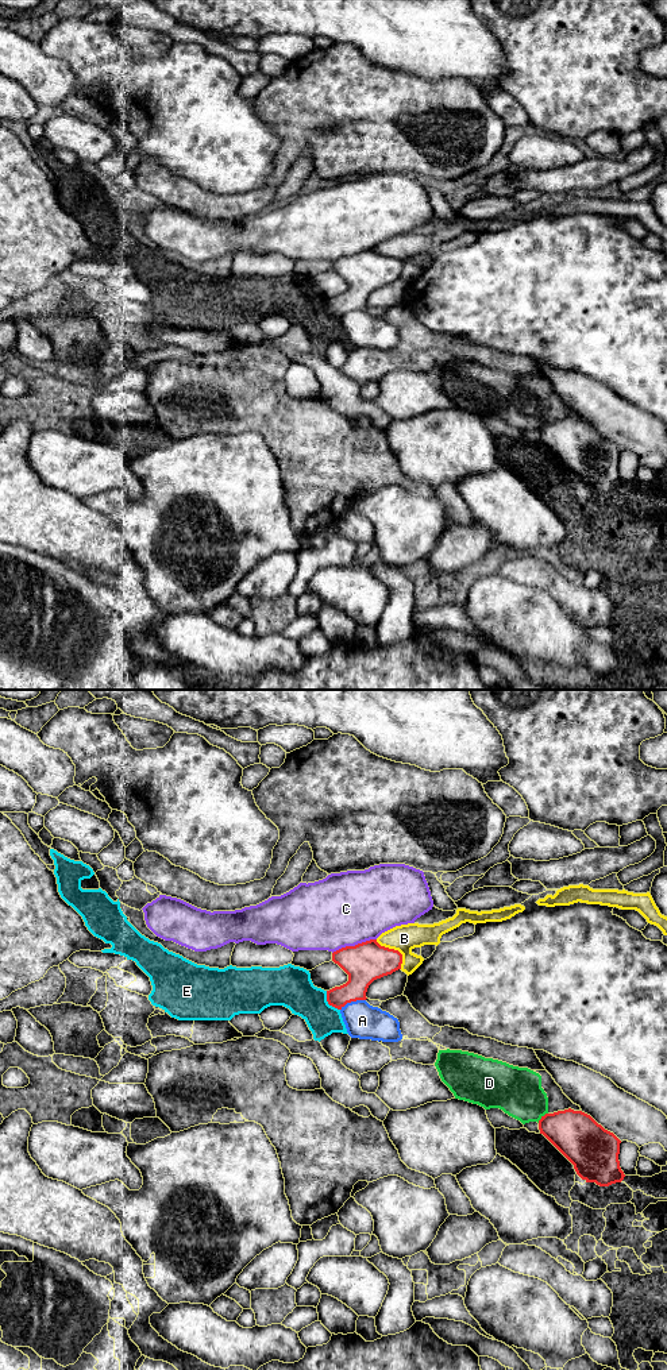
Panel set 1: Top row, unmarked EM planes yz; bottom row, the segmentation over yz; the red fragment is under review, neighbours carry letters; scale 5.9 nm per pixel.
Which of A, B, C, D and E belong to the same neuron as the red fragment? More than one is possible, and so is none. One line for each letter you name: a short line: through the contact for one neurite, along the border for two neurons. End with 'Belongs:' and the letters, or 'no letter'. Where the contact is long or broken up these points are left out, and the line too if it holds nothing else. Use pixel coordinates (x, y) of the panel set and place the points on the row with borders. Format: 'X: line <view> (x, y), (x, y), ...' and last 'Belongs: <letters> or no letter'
Belongs: no letter

